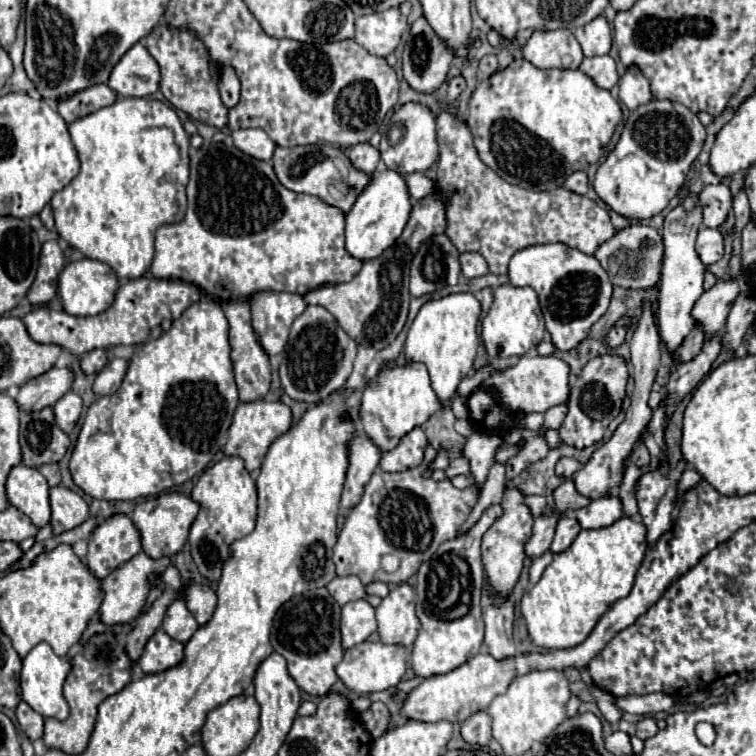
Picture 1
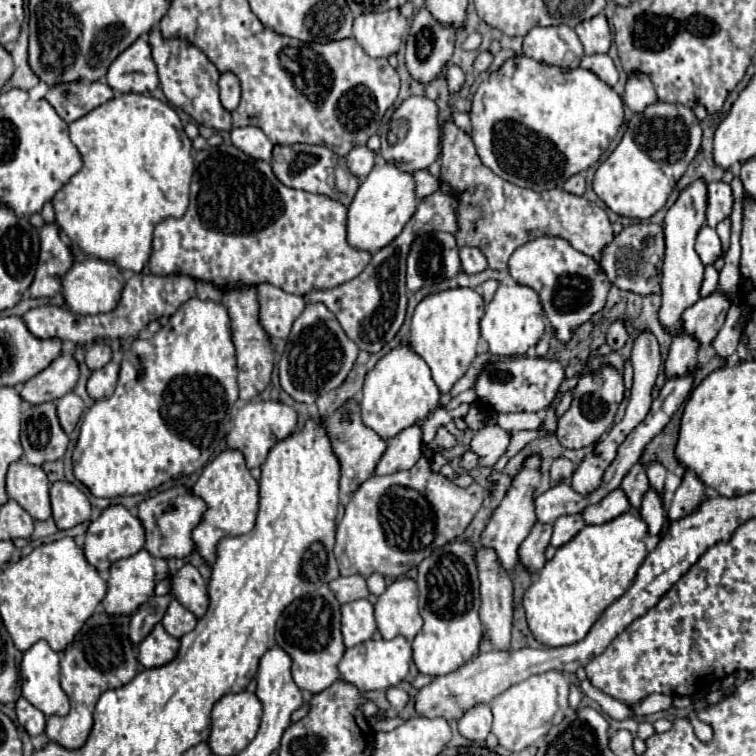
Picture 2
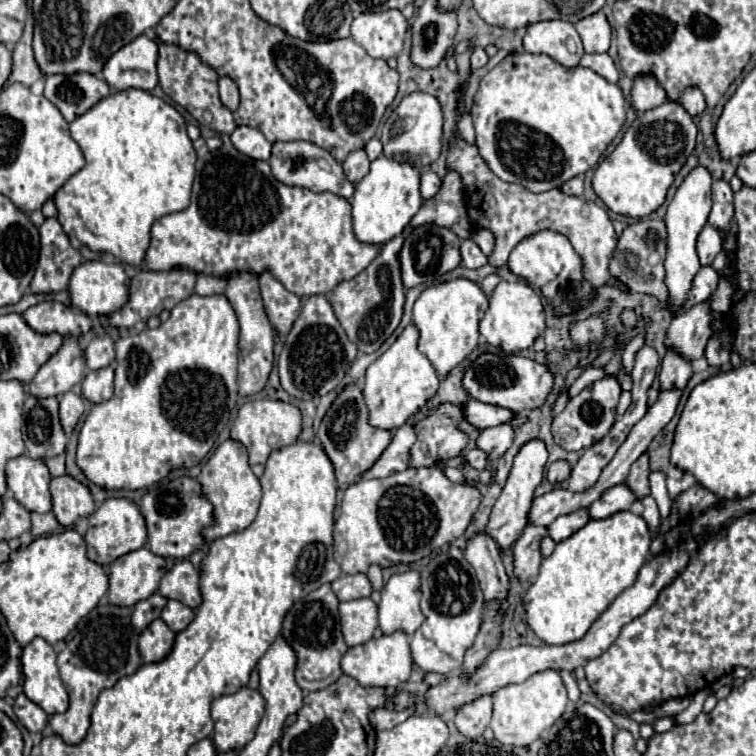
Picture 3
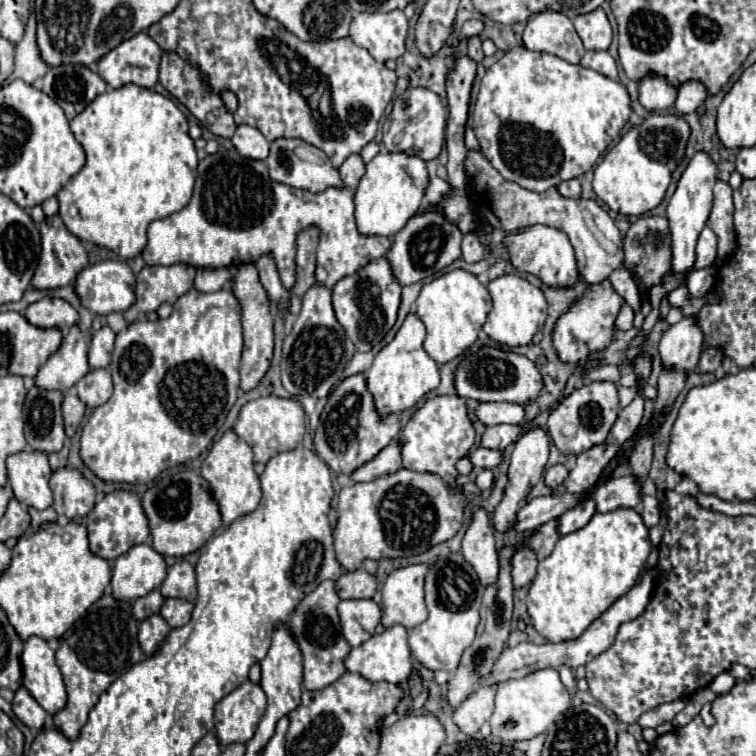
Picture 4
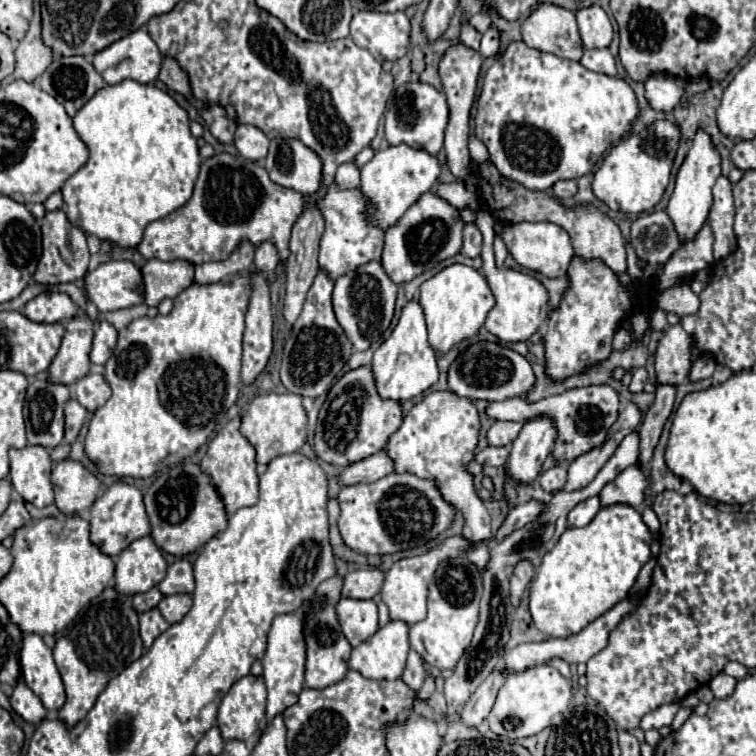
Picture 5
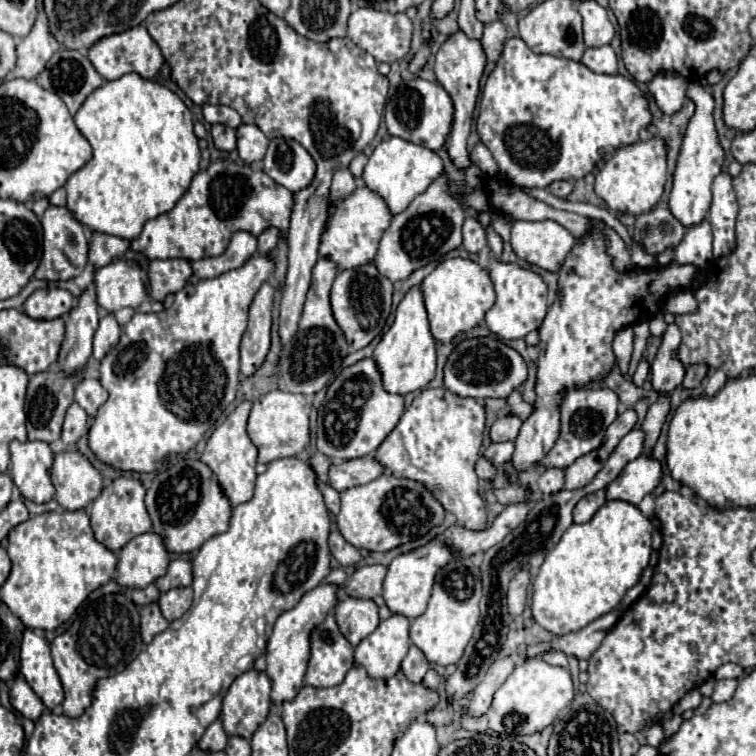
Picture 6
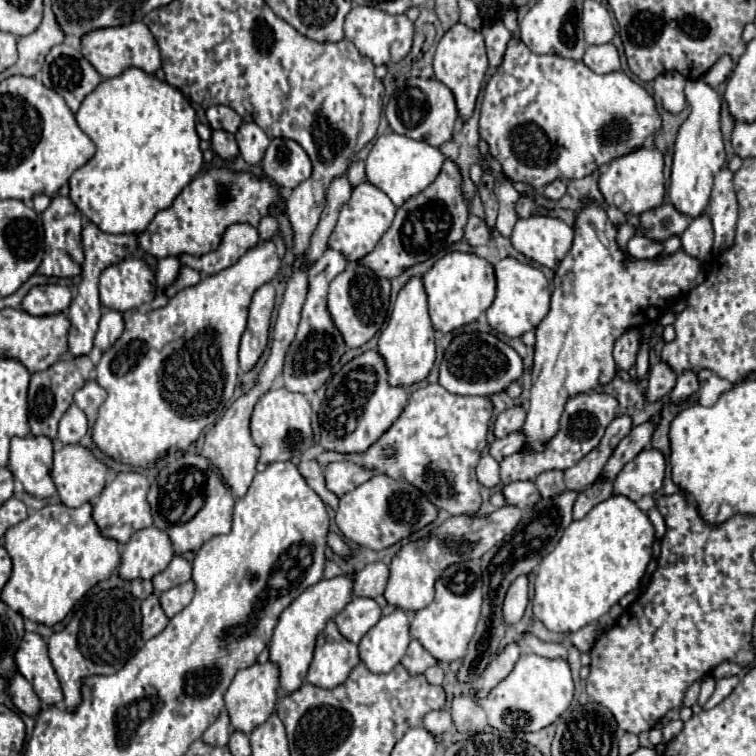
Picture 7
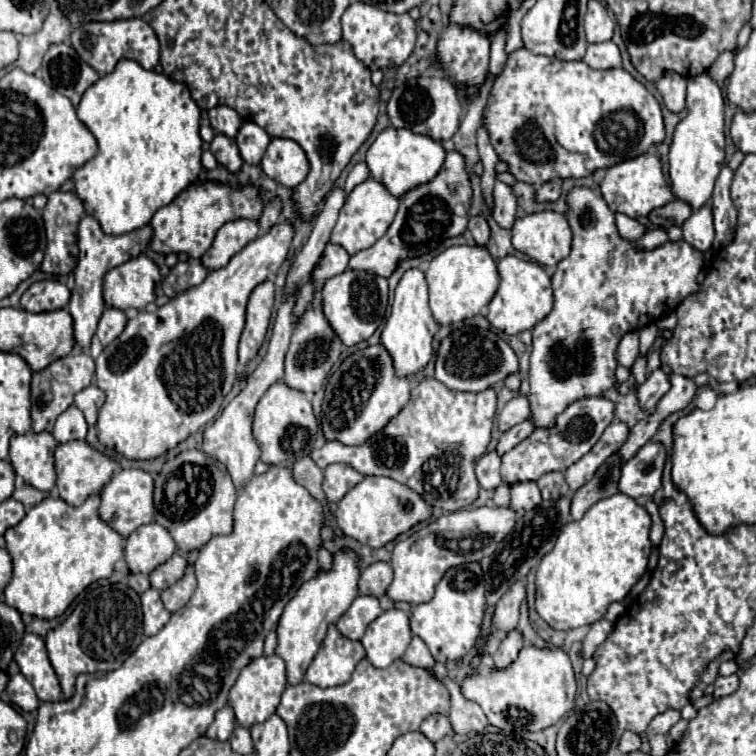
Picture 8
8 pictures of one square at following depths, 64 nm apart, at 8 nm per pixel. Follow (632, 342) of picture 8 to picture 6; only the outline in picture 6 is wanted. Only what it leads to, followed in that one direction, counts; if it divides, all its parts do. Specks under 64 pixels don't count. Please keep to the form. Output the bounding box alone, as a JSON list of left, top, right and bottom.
[614,326,634,376]

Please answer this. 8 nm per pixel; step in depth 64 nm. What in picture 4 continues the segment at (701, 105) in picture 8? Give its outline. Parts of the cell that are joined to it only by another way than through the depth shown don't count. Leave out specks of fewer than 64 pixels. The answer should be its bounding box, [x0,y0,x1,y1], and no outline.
[666,152,718,276]

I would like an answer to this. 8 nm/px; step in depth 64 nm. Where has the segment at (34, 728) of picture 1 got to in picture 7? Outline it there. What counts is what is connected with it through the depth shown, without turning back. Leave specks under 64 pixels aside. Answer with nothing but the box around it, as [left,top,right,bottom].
[10,674,42,718]

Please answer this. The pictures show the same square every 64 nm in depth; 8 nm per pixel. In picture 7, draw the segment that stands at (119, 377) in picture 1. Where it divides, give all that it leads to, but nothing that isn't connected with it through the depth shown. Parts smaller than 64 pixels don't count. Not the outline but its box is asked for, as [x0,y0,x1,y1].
[74,380,106,424]

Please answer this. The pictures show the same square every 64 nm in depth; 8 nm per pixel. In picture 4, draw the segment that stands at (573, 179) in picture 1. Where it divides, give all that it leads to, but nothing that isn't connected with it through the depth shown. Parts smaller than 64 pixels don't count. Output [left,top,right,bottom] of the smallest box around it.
[558,178,582,198]

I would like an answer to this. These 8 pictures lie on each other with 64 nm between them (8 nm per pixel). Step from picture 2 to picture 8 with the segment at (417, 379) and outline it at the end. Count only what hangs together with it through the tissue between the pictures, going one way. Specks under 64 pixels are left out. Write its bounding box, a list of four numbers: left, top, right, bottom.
[380,270,440,378]

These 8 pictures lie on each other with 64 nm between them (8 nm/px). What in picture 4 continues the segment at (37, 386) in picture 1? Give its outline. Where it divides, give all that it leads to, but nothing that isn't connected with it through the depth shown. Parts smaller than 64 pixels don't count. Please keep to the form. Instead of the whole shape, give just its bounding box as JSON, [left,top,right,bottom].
[34,326,90,390]

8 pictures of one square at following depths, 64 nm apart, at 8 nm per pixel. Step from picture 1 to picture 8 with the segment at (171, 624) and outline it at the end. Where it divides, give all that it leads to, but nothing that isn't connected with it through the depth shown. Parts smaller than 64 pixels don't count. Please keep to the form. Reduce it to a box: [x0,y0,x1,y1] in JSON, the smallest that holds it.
[160,566,196,612]

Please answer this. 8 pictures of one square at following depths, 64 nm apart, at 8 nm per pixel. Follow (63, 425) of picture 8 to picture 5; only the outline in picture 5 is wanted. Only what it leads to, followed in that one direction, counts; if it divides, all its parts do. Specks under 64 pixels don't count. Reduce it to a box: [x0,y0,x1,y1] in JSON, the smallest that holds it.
[64,398,86,444]

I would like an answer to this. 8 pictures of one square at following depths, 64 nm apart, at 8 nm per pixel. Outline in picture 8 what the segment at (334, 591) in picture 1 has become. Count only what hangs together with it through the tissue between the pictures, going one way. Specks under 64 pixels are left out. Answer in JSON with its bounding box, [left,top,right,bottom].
[358,562,392,596]

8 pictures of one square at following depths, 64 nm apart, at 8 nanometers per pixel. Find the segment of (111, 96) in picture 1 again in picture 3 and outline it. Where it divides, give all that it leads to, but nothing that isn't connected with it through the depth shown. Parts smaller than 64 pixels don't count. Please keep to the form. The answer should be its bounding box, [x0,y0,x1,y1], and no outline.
[44,74,110,122]

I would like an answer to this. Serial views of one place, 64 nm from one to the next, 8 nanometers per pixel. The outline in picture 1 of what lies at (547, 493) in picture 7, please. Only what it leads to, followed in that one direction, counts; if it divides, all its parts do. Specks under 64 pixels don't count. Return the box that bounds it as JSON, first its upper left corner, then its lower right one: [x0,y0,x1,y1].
[556,458,582,478]

